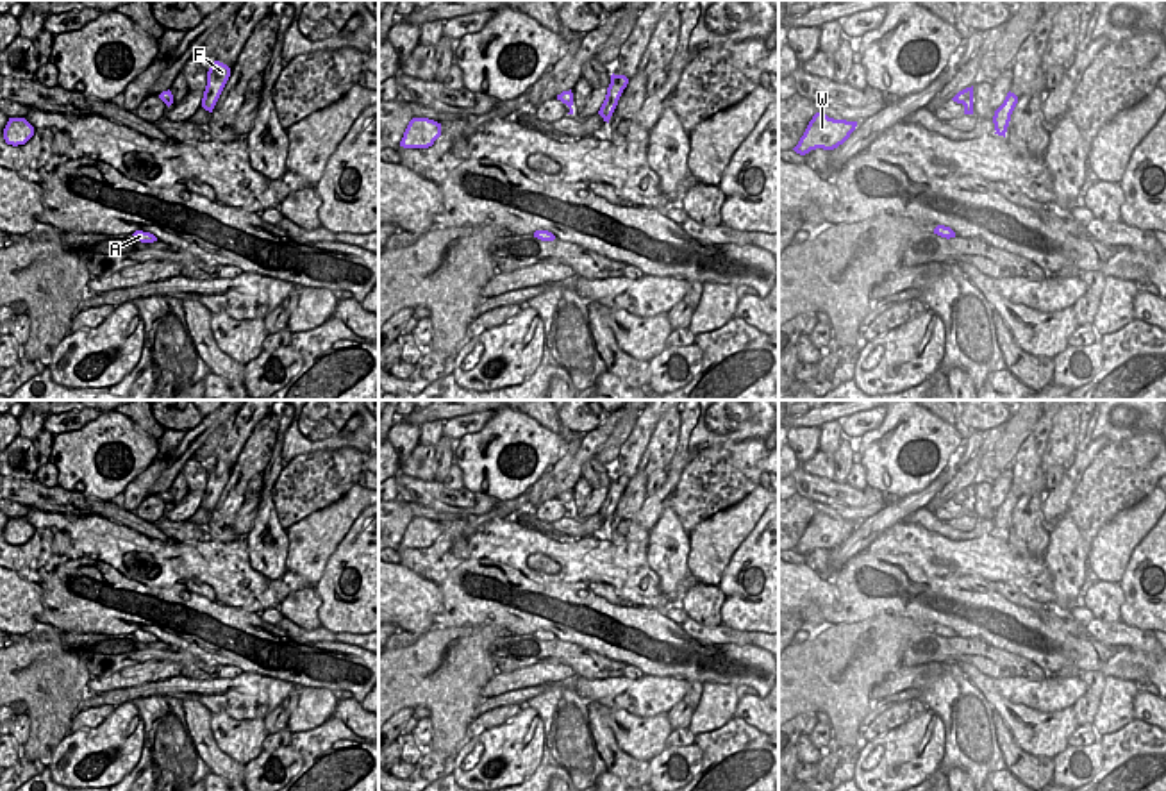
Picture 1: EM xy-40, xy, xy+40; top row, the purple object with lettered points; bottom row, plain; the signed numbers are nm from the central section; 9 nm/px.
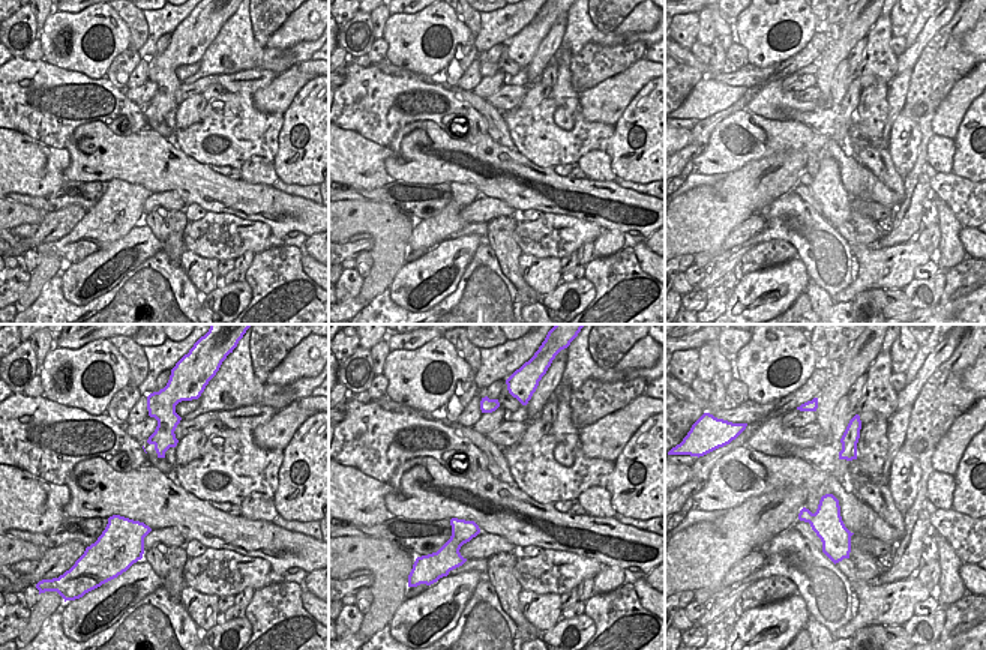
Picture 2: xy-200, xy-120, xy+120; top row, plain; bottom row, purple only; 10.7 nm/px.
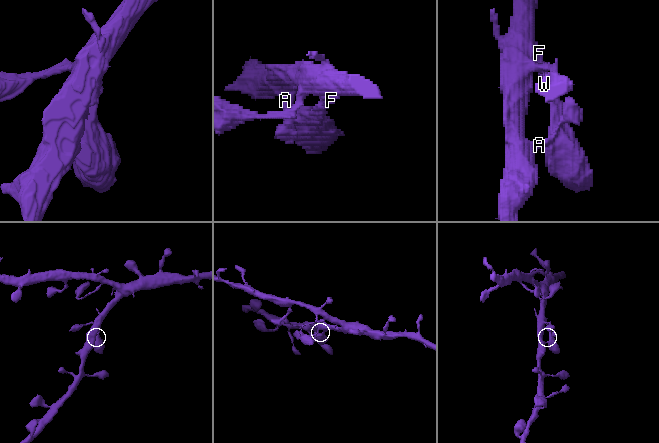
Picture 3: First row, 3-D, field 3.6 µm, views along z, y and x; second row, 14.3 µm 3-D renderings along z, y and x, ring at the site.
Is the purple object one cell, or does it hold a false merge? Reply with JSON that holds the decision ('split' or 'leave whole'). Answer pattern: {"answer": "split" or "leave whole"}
{"answer": "leave whole"}

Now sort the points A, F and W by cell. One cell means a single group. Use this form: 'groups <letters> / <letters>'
groups A F W

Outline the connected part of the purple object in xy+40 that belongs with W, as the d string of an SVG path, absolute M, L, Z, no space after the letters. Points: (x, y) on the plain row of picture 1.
M816 512L793 550L800 555L816 548L834 550L850 537L855 527L857 521L834 520L823 512Z

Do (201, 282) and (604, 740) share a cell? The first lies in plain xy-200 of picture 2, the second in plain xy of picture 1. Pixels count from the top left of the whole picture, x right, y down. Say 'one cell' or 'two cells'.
two cells

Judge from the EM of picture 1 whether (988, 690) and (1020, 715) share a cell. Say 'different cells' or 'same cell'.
same cell

